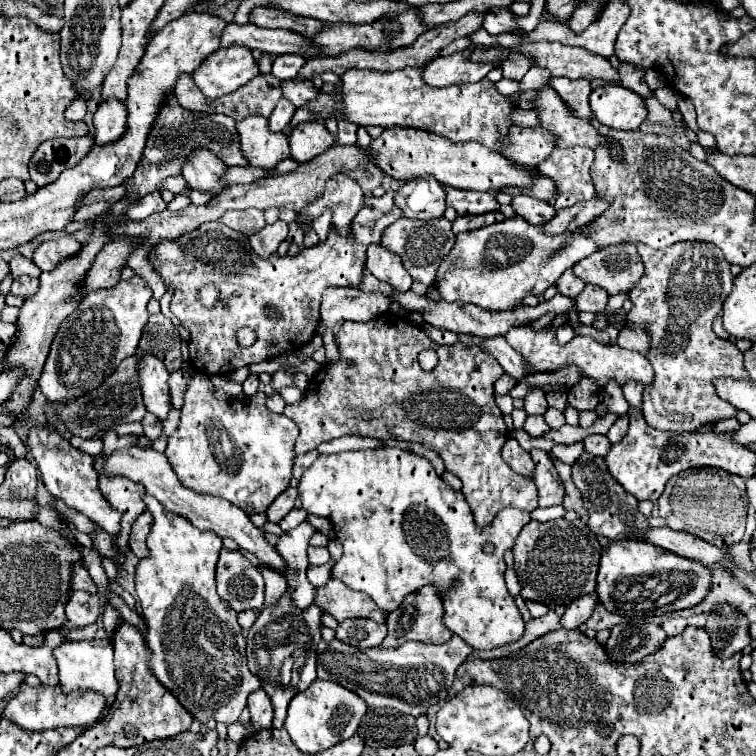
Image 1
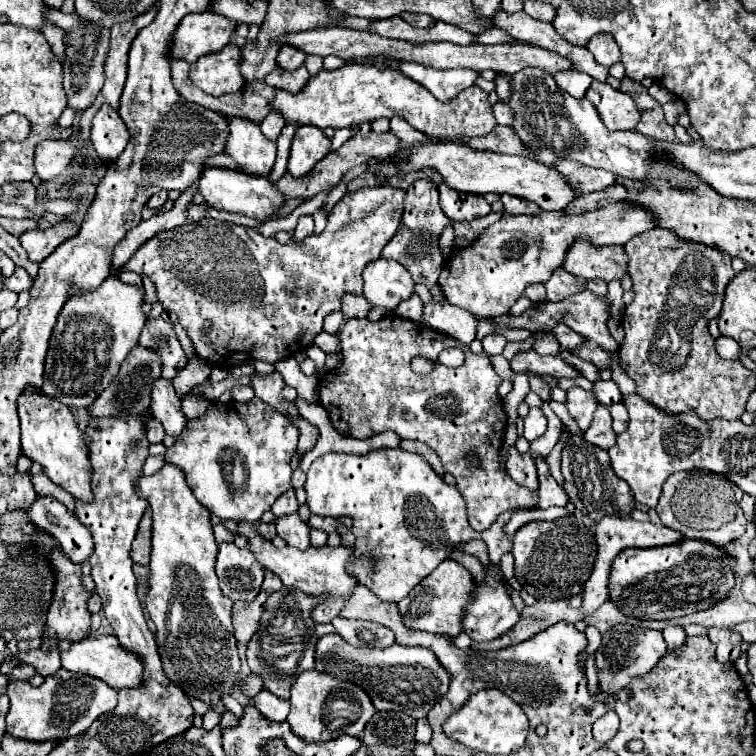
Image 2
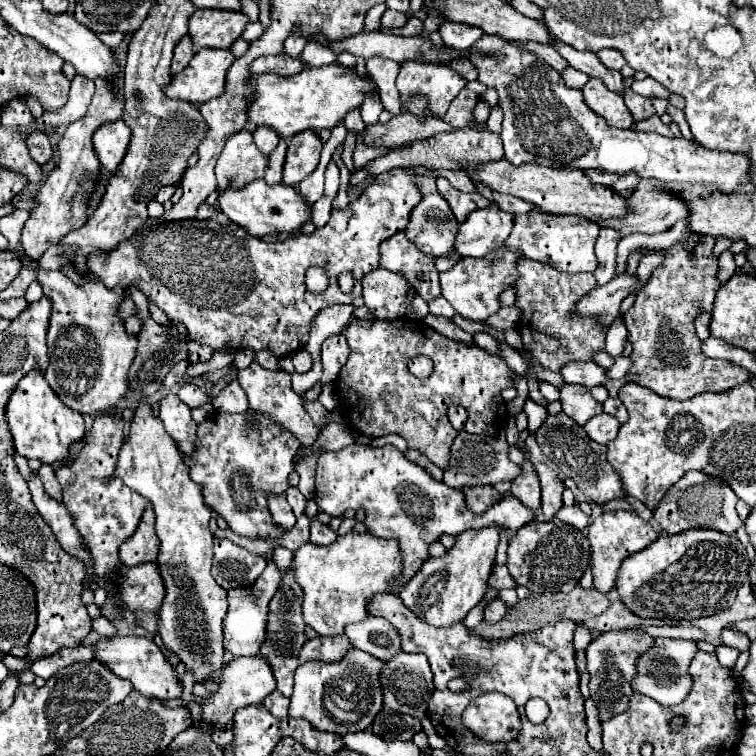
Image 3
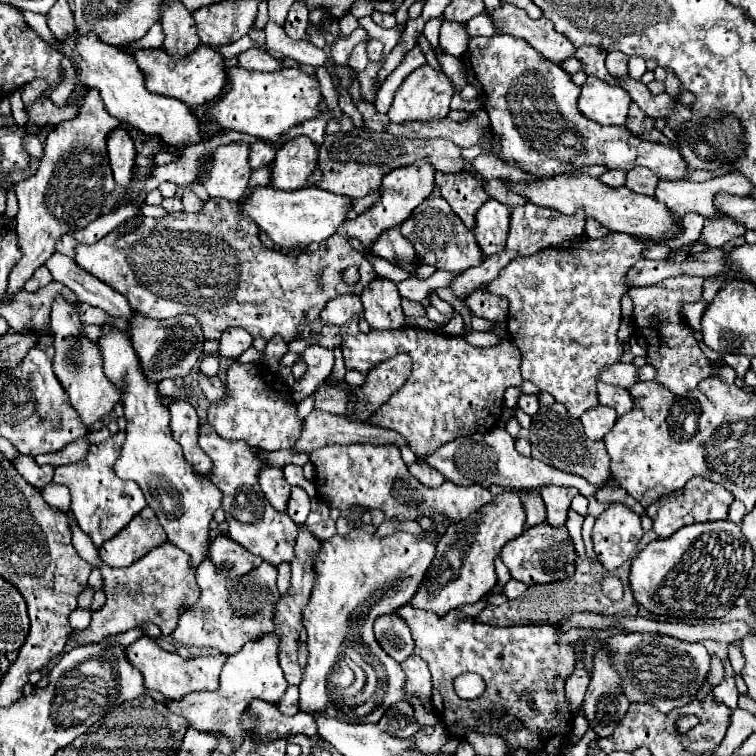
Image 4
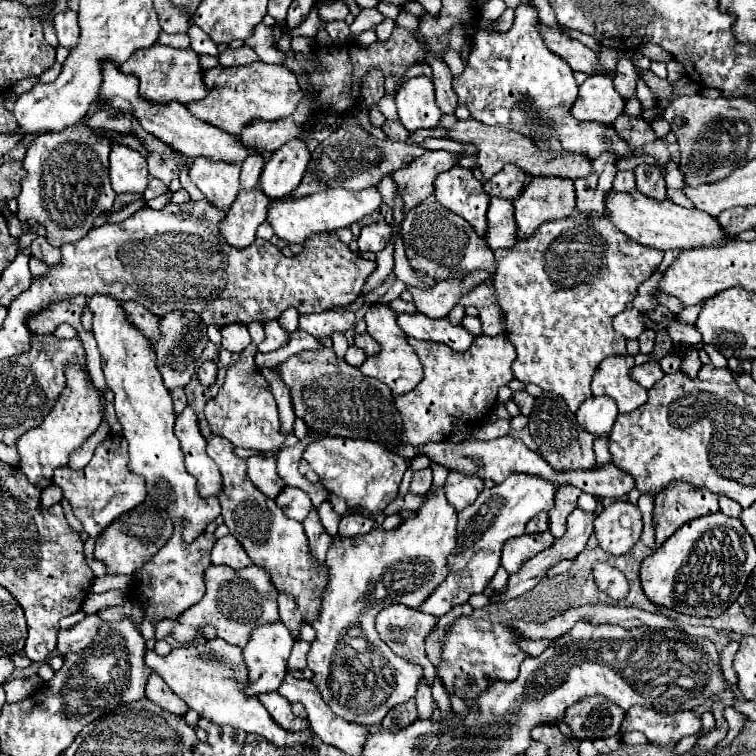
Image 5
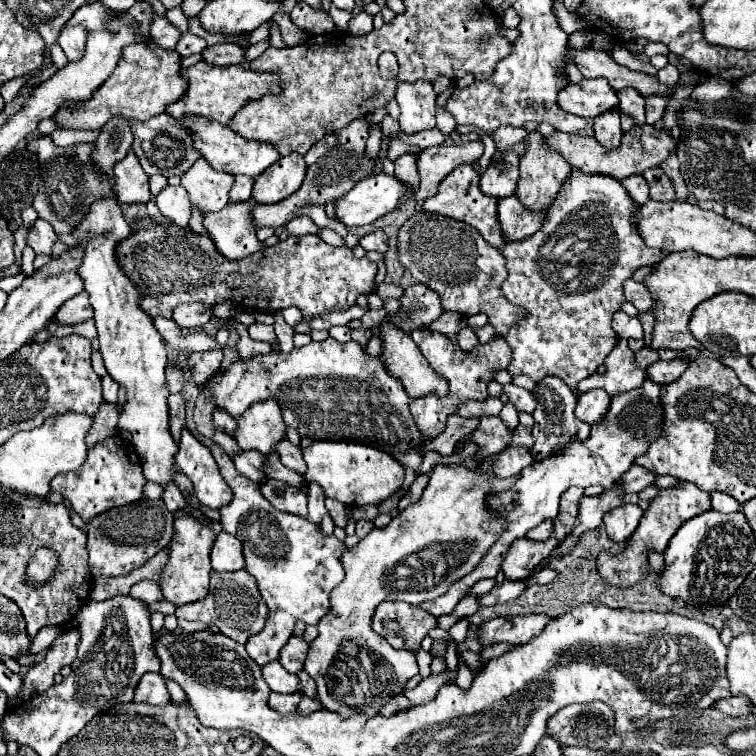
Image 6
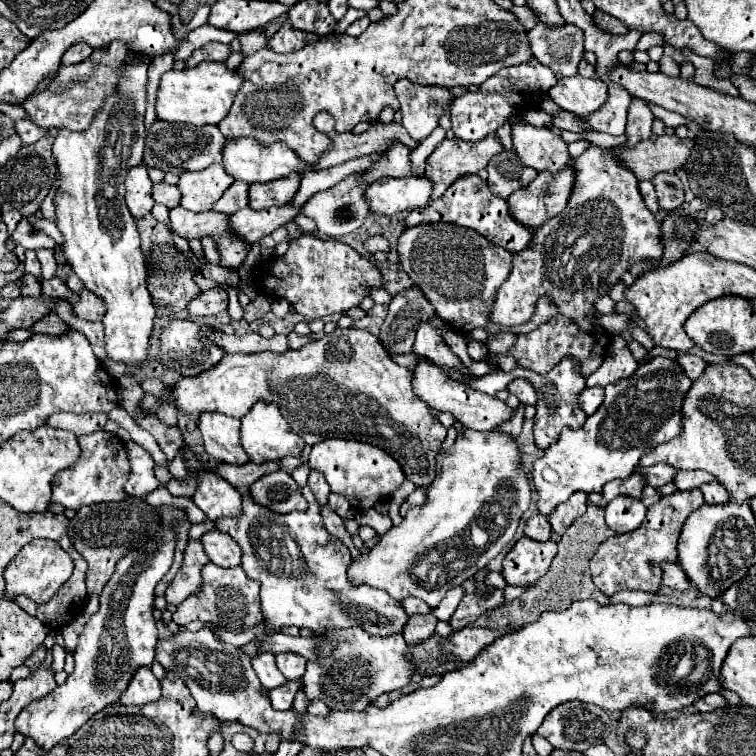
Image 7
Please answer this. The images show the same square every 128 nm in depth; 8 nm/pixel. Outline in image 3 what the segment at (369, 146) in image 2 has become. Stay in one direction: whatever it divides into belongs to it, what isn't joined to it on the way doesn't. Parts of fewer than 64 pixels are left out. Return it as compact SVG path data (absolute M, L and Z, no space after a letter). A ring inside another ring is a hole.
M402 112L400 116L394 116L390 122L374 124L366 128L364 144L368 146L400 146L416 140L426 140L428 136L436 136L440 132L456 130L448 124L444 124L440 118L428 118L428 120L416 120L410 112Z

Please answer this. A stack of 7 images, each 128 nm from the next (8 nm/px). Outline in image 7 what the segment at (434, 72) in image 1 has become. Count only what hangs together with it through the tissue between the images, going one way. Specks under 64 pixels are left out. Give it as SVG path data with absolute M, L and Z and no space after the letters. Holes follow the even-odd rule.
M406 78L398 80L394 90L400 100L402 126L416 142L422 142L440 126L440 116L452 106L454 100L450 88L422 86Z

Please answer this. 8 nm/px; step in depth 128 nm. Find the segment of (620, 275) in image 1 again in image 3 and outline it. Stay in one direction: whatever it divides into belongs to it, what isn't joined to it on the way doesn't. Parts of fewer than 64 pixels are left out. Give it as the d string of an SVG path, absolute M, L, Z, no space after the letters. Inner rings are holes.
M532 210L514 218L512 234L504 242L504 246L516 248L524 258L546 262L562 272L594 272L598 264L594 254L596 236L598 236L596 222L590 222L586 218L560 218L540 210Z

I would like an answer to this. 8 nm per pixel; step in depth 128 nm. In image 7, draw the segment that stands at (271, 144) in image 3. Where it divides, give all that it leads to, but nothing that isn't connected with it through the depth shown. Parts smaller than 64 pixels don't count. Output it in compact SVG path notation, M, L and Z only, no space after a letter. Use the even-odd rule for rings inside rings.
M234 182L224 196L214 204L216 212L222 212L226 216L232 216L234 212L238 212L240 208L248 206L248 184L244 182Z

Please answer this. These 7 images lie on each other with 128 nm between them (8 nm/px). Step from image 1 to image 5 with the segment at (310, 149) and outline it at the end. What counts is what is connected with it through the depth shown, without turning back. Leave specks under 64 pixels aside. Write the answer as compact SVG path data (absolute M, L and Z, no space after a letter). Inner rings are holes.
M288 140L264 164L260 176L260 188L270 200L280 200L292 194L292 190L300 184L308 162L310 162L310 152L304 140Z

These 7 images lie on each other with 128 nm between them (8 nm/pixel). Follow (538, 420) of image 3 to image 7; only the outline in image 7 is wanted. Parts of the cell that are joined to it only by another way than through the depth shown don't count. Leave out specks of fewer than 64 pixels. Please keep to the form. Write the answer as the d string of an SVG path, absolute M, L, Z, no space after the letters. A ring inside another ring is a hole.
M524 378L512 380L512 382L508 384L508 392L516 394L522 404L536 404L536 390L534 390L532 384L530 384L528 380L524 380Z

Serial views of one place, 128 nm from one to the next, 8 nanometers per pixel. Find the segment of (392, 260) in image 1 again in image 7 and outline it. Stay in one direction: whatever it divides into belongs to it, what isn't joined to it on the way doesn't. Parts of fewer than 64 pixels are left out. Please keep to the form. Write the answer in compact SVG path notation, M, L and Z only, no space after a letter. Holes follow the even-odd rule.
M420 360L420 364L414 368L414 382L412 384L414 384L416 396L420 396L420 400L424 400L430 408L434 408L438 412L446 410L446 412L454 414L466 428L472 428L472 430L494 430L514 416L514 410L506 402L498 400L496 396L488 396L484 392L478 392L462 382L452 380L444 370L430 364L428 360Z

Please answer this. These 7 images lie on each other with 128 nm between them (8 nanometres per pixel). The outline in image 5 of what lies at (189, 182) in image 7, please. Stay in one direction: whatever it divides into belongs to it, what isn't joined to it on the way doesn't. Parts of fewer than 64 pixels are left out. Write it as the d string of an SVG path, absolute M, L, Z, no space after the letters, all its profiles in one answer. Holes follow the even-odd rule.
M194 160L190 164L190 178L206 196L206 200L222 210L228 210L240 192L238 176L240 164L226 162L210 162L210 160Z

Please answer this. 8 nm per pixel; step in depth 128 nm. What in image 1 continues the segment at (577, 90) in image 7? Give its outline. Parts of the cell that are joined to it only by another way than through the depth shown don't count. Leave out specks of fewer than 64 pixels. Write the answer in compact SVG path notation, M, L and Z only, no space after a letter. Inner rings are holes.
M600 86L590 94L592 118L614 130L638 130L646 118L644 98L616 86Z

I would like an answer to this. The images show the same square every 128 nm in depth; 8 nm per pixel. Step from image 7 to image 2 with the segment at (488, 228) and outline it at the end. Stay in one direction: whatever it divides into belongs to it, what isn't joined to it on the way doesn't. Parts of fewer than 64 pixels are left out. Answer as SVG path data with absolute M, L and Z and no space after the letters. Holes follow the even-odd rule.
M444 182L438 184L438 190L440 190L440 204L450 220L474 220L490 212L490 204L478 194L456 192L454 188L448 188Z

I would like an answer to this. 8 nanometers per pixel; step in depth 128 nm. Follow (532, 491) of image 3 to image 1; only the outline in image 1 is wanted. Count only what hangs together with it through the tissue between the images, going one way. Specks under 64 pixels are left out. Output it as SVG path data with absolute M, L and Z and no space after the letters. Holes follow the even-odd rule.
M510 436L502 448L502 458L504 462L520 476L532 476L534 472L534 462L530 458L530 454L526 450L520 448L518 440L514 436Z

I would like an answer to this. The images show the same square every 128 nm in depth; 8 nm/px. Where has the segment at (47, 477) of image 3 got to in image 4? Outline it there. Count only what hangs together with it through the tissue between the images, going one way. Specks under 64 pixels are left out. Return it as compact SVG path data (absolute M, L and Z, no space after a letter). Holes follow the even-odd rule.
M50 482L50 484L46 484L42 488L42 496L50 506L54 506L54 508L58 508L62 512L68 512L68 508L70 508L70 492L68 492L68 488L64 488L64 486L56 484L56 482ZM72 532L72 544L80 556L84 556L86 562L92 566L98 566L104 578L106 588L106 606L98 612L92 612L92 622L84 630L72 630L72 636L68 640L76 642L78 646L86 646L92 642L102 642L108 636L122 634L134 626L140 626L144 622L154 622L164 636L168 636L174 628L178 618L198 602L200 588L196 584L196 568L188 564L188 554L180 552L174 544L162 544L148 552L144 558L136 560L128 568L108 568L104 562L100 562L96 546L84 532Z

